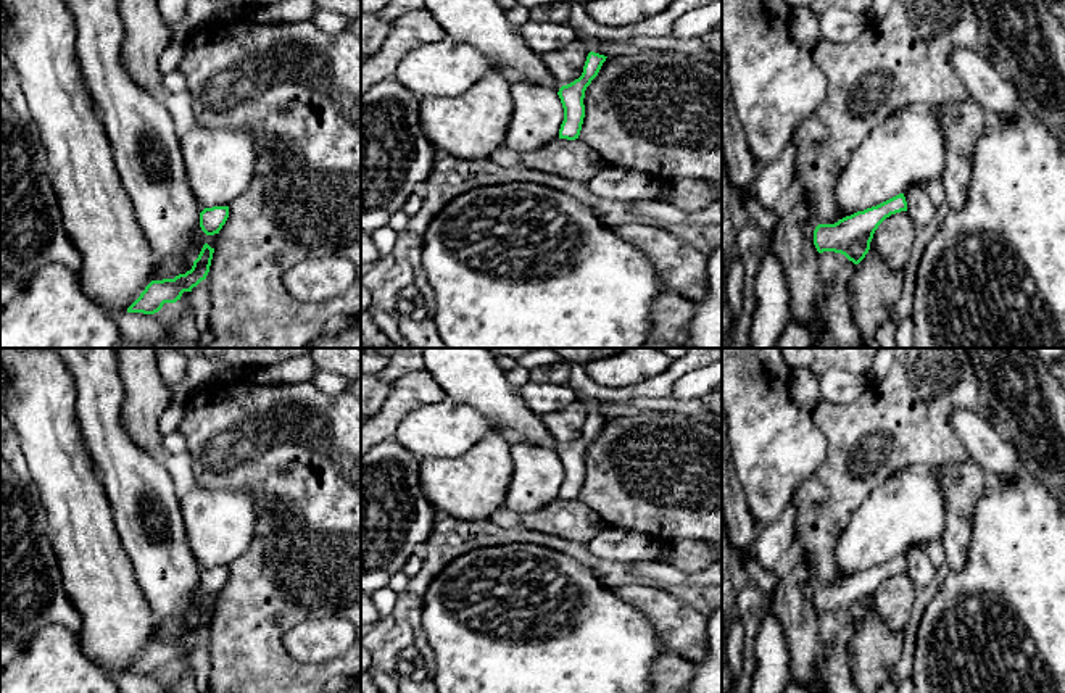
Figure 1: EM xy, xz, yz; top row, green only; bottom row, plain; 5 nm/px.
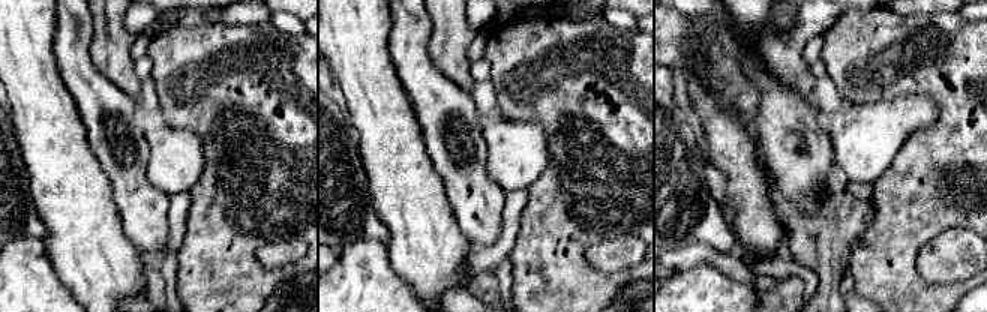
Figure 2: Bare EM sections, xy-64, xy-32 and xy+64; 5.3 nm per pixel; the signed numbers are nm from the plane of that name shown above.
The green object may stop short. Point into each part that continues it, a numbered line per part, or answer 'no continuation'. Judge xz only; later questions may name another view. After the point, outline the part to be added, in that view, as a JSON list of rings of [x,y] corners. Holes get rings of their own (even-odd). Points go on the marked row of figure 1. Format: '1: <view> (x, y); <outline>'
1: xz (692, 47); [[[578,34],[577,37],[585,44],[588,53],[595,52],[604,56],[624,50],[627,52],[651,50],[651,52],[677,52],[701,60],[712,58],[712,53],[704,47],[699,37],[691,37],[691,39],[636,37],[627,42],[625,47],[614,47],[611,42],[585,37]]]

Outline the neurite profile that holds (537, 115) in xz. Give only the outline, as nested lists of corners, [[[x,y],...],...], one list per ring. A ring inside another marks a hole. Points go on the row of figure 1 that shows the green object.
[[[520,81],[509,82],[512,113],[504,148],[535,151],[554,142],[564,121],[564,108],[557,92]]]

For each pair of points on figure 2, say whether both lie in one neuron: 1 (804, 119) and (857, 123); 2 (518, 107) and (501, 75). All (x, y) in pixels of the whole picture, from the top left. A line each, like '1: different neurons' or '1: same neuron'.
1: different neurons
2: same neuron

